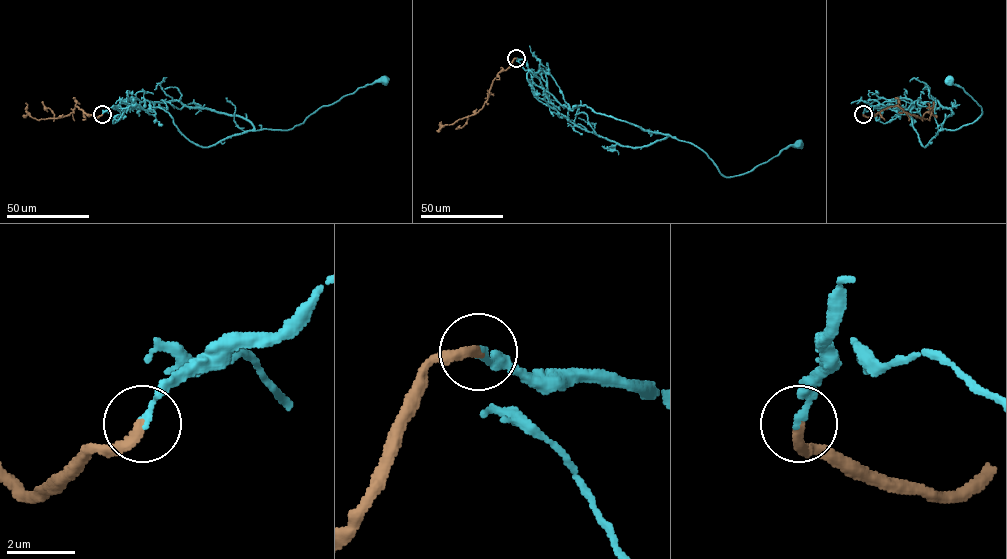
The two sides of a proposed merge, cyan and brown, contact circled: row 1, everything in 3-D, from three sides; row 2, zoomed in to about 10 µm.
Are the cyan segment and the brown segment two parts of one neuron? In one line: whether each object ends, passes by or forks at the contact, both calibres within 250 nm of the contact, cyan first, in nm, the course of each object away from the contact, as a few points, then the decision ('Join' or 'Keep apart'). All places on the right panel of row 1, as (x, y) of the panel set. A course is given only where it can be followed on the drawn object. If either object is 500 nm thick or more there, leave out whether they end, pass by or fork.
At the ring cyan ends. At the ring brown ends. Thickness 190 nm (cyan) against 320 nm. Course of cyan: (863, 114), (867, 106), (913, 107), (912, 125), (925, 147), (939, 131), (981, 114), (949, 80). Course of brown: (863, 114), (871, 117), (886, 108), (898, 105), (908, 113), (928, 120), (931, 112), (927, 103). Join

